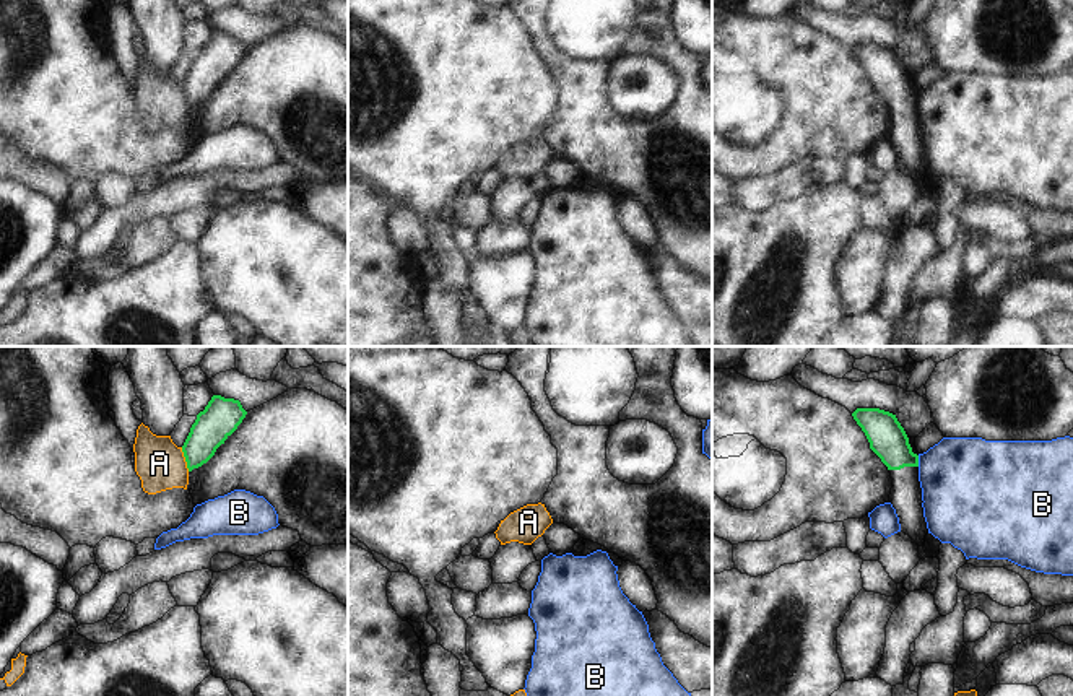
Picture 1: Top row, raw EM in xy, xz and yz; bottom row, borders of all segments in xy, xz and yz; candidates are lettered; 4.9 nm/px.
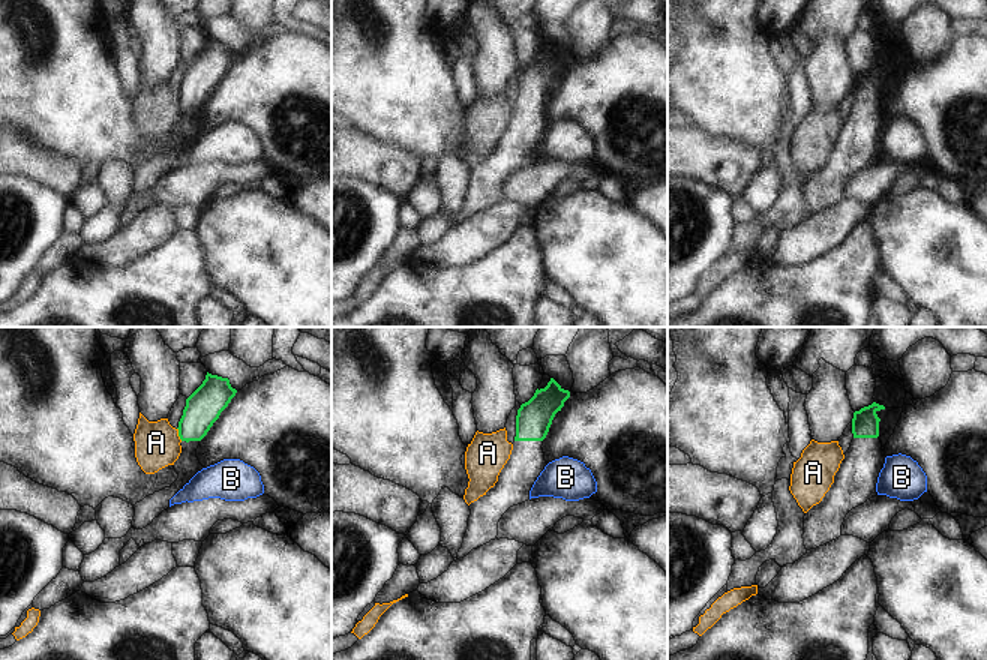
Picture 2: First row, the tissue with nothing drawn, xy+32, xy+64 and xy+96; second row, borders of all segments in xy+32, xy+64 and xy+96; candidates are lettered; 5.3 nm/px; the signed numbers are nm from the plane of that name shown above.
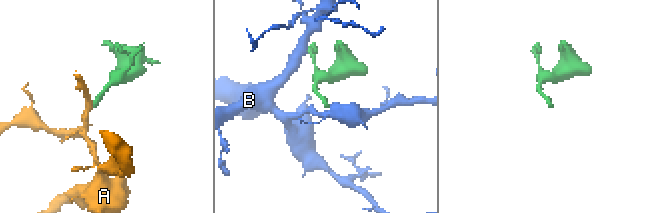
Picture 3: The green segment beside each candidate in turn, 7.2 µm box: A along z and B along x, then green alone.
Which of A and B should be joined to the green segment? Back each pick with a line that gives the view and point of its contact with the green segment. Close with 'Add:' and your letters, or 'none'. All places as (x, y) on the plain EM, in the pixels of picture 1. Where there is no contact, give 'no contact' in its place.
Add: none

